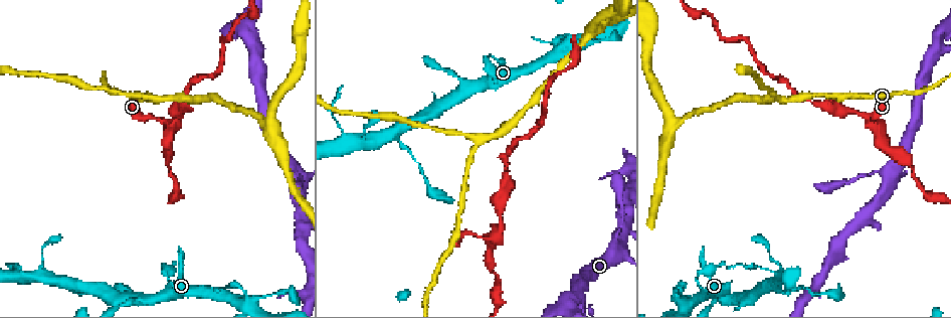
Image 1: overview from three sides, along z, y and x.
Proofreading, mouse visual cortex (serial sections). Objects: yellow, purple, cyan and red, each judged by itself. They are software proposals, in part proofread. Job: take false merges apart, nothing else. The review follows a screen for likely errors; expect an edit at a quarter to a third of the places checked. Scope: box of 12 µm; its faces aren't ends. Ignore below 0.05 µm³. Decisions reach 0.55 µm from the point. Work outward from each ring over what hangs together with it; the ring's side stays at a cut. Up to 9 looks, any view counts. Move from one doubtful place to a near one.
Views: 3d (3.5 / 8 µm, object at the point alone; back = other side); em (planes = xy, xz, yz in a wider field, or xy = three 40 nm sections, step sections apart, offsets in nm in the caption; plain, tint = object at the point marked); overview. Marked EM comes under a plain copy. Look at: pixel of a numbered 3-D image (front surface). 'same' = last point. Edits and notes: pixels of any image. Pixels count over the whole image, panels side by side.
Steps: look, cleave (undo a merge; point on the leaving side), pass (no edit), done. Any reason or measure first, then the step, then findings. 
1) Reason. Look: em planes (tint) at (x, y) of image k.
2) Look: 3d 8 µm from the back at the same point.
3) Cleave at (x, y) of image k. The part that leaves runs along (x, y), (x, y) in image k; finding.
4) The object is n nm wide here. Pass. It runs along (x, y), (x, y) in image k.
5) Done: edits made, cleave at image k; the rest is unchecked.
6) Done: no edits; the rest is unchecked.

Two arms in line, one across. Look: em planes (tint) at (577, 290) of image 1.

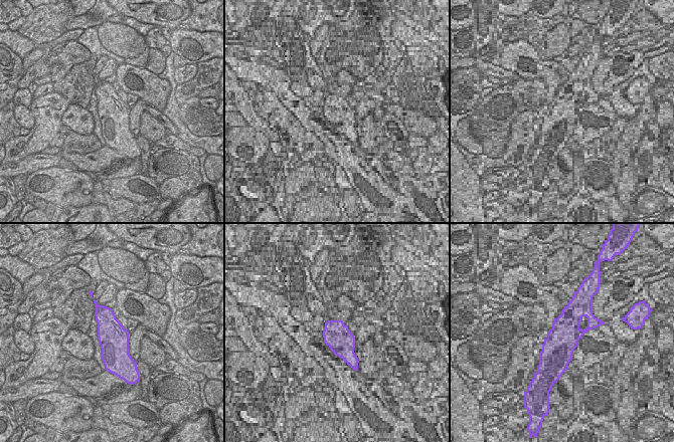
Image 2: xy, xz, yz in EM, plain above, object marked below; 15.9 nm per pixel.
Look: 3d 3.5 µm at the same point.

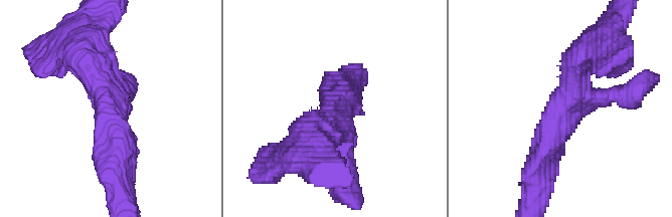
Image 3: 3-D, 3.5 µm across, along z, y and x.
3 arms meet here; the arms are 250, 400, 450 nm wide. Pass. It runs along (540, 163), (589, 48) in image 3; one cell here.

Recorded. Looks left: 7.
A narrow waist. Look: 3d 3.5 µm at (494, 239) of image 1.

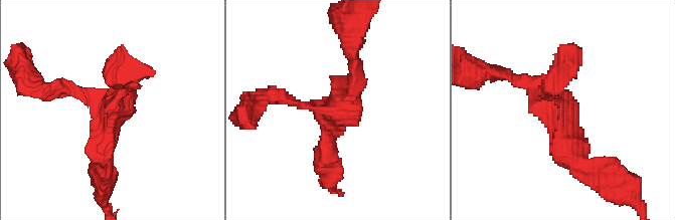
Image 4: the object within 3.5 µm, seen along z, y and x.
Look: em xy step 3 (tint) at (562, 102) of image 4.

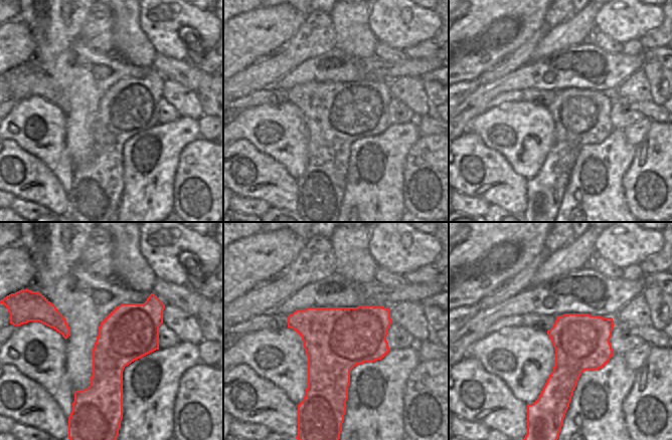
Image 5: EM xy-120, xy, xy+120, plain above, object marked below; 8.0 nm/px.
Cut it another way. Look: em planes (tint) at the same point.

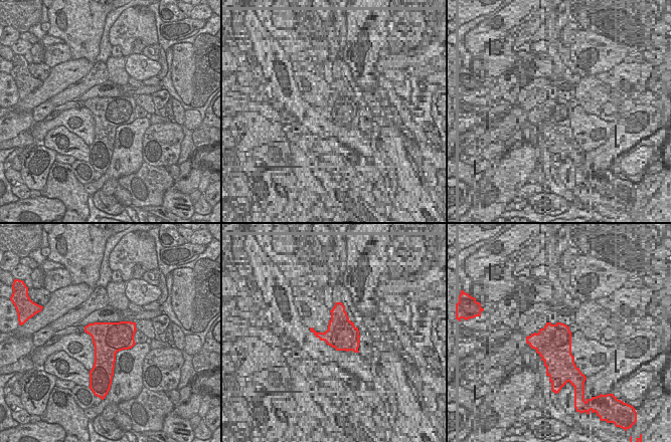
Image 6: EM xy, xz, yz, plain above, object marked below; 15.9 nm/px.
The object is 500 nm wide here. Pass. It runs along (272, 94), (334, 111), (355, 92), (355, 59) in image 4; all the same cell.

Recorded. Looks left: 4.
Thick turns thin. Look: 3d 8 µm at (166, 165) of image 1.

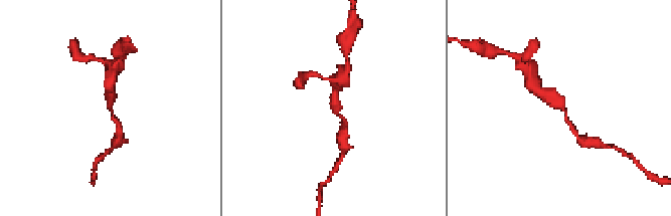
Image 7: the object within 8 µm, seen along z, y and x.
Look: 3d 3.5 µm at (337, 114) of image 7.

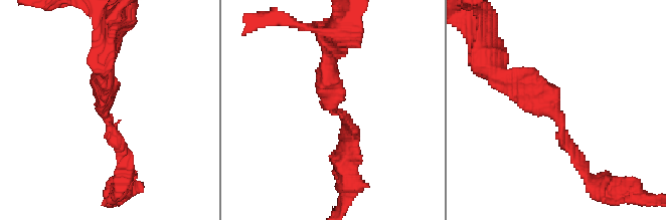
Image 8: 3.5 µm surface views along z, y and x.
The arms are 200, 300 nm wide; now the EM. Look: em xy step 3 (tint) at (106, 116) of image 8.

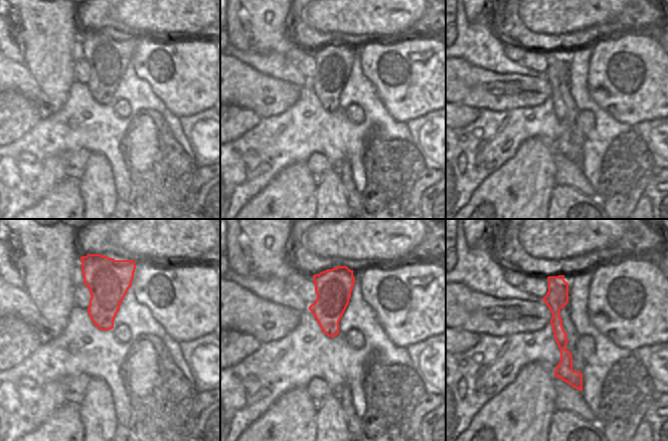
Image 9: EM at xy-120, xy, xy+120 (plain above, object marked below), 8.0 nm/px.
Pass. It runs along (502, 78), (536, 90), (583, 171) in image 8; one cell here.

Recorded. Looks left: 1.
Done: no edits; the rest is unchecked.

